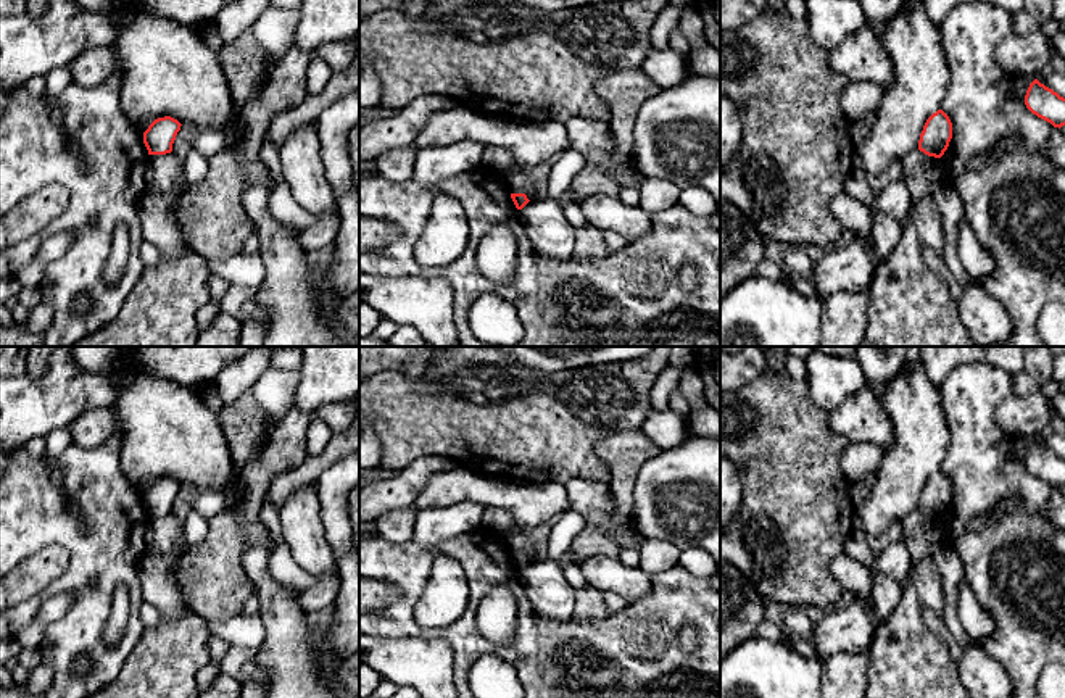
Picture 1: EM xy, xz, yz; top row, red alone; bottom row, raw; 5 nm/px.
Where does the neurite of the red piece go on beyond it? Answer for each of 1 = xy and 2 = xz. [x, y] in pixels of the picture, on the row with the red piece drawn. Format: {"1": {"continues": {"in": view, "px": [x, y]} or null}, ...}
{"1": {"continues": null}, "2": {"continues": null}}

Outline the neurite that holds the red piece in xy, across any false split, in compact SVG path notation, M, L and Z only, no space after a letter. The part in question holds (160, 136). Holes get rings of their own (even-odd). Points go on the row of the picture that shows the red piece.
M171 116L155 119L143 132L143 143L148 150L148 155L171 153L180 126L182 124Z

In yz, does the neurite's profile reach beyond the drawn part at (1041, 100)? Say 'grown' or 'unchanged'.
unchanged

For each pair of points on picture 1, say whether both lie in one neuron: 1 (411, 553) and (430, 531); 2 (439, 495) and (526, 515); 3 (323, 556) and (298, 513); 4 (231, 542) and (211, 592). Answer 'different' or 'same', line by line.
1: different
2: same
3: same
4: same

